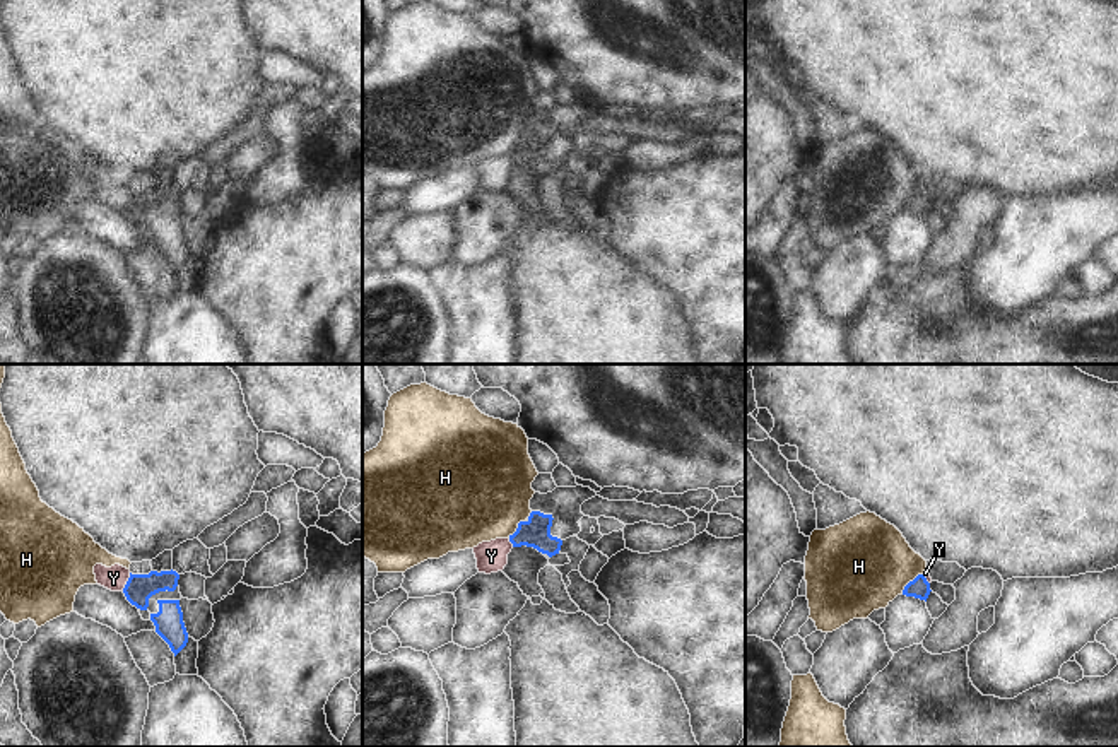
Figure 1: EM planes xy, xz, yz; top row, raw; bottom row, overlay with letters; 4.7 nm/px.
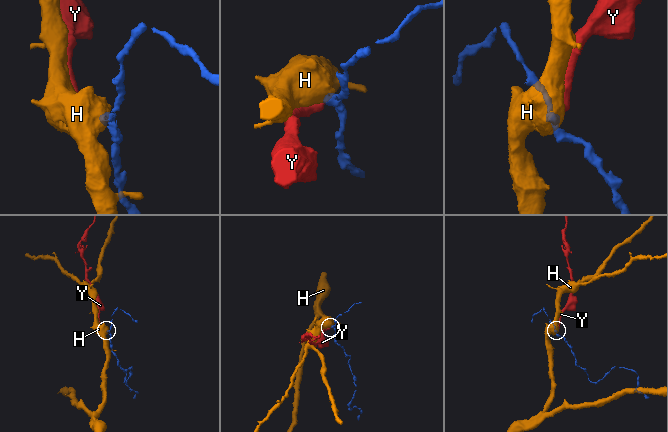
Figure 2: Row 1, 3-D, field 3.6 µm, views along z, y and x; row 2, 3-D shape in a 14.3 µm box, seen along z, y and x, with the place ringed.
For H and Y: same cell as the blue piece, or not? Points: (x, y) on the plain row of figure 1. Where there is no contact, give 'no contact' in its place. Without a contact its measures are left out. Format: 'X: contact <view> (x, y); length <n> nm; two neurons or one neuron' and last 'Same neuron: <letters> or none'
H: contact yz (910, 199); length 140 nm; two neurons
Y: contact xy (127, 199); length 100 nm; one neuron
Same neuron: Y

